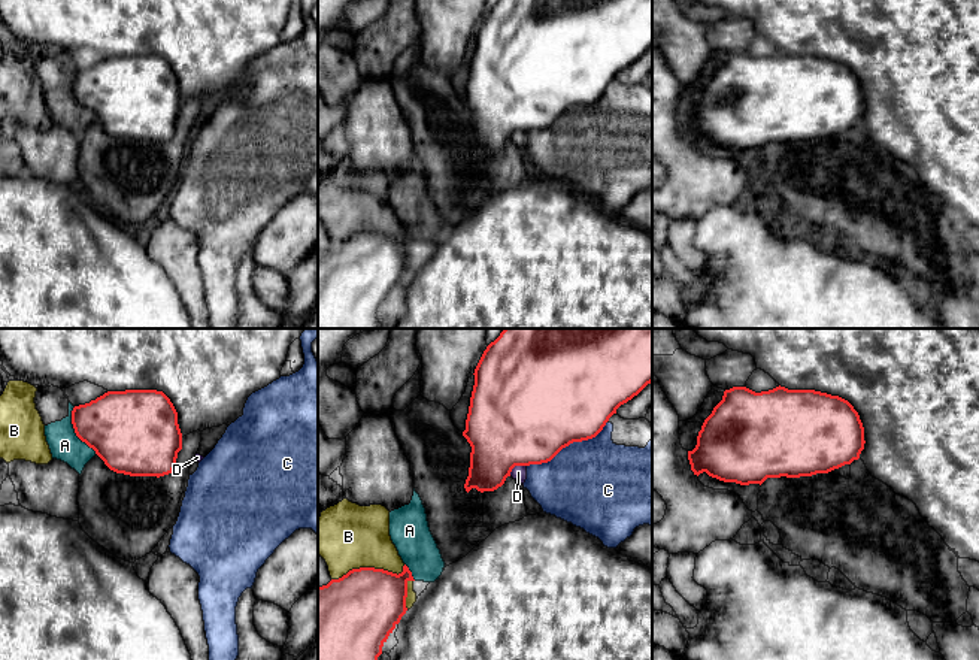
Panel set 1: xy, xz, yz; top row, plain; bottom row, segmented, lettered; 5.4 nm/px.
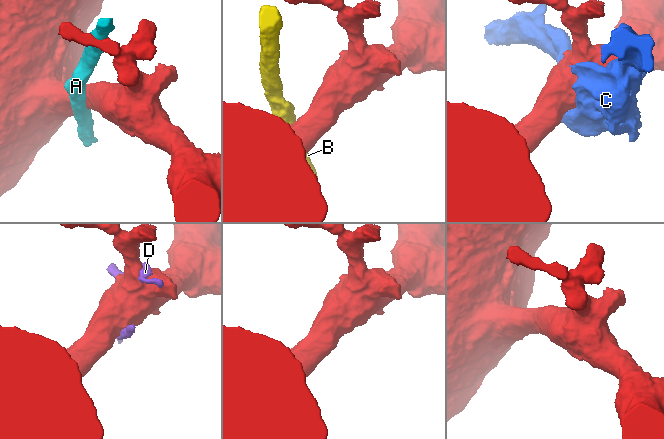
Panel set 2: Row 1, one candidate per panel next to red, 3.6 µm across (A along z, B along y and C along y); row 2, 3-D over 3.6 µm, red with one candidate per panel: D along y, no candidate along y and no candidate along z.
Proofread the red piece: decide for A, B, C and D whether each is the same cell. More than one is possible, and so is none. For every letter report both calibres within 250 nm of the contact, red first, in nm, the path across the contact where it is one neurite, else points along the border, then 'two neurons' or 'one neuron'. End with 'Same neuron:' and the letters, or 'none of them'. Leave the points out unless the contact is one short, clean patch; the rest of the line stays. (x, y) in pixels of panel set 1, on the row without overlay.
A: 380 nm thick on the red side, 170 nm on the other; two neurons
B: 420 nm thick on the red side, 360 nm on the other; two neurons
C: 500 nm thick on the red side, 480 nm on the other; two neurons
D: 500 nm thick on the red side, 80 nm on the other; two neurons
Same neuron: none of them

